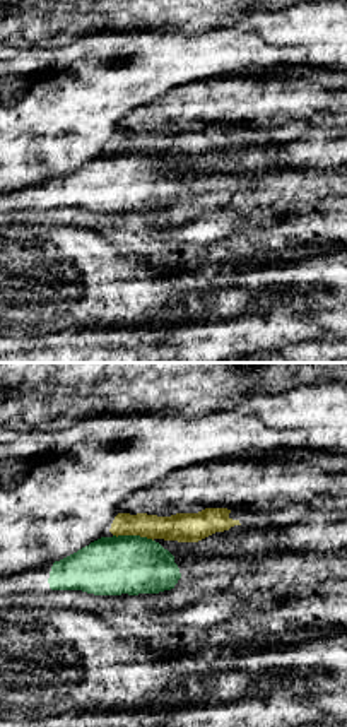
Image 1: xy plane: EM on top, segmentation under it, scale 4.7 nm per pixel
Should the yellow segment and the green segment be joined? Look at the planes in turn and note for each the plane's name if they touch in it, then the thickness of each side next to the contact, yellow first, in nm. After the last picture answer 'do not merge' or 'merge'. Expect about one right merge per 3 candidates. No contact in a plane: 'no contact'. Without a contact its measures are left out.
meets yellow in xy; 140 nm thick on the yellow side, 280 nm on the other

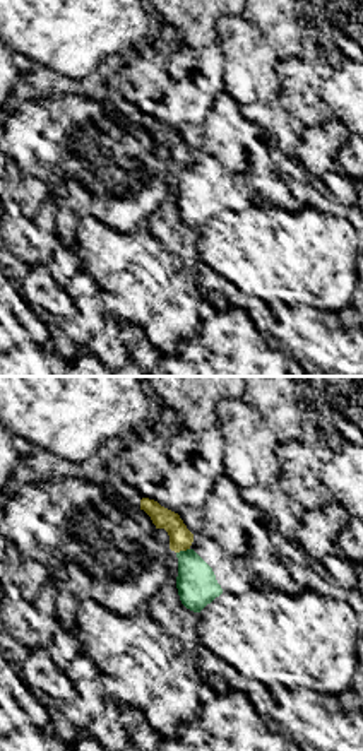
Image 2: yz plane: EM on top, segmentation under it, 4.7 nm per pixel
meets yellow in yz; 110 nm thick on the yellow side, 190 nm on the other

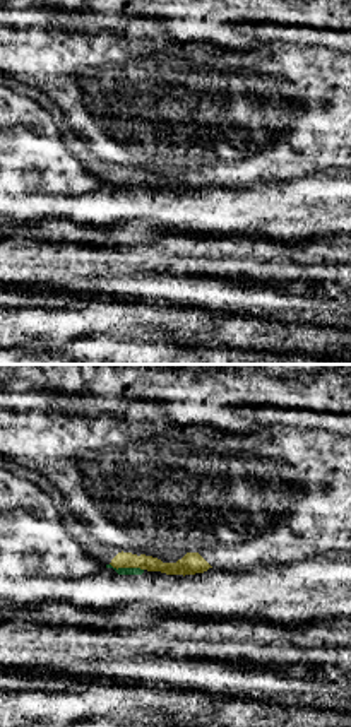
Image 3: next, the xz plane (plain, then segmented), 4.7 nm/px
meets yellow in xz; 80 nm thick on the yellow side, 30 nm on the other

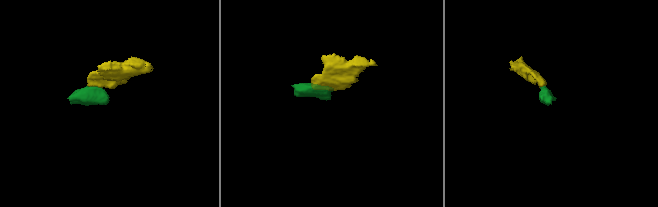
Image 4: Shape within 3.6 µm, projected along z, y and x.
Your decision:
do not merge

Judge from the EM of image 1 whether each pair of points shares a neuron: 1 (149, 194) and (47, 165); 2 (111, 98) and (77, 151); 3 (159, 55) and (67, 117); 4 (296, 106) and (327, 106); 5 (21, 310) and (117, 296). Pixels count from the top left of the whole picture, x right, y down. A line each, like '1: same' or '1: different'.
1: different
2: same
3: same
4: same
5: same

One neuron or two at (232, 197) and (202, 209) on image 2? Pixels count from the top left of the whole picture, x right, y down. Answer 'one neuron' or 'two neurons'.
one neuron

